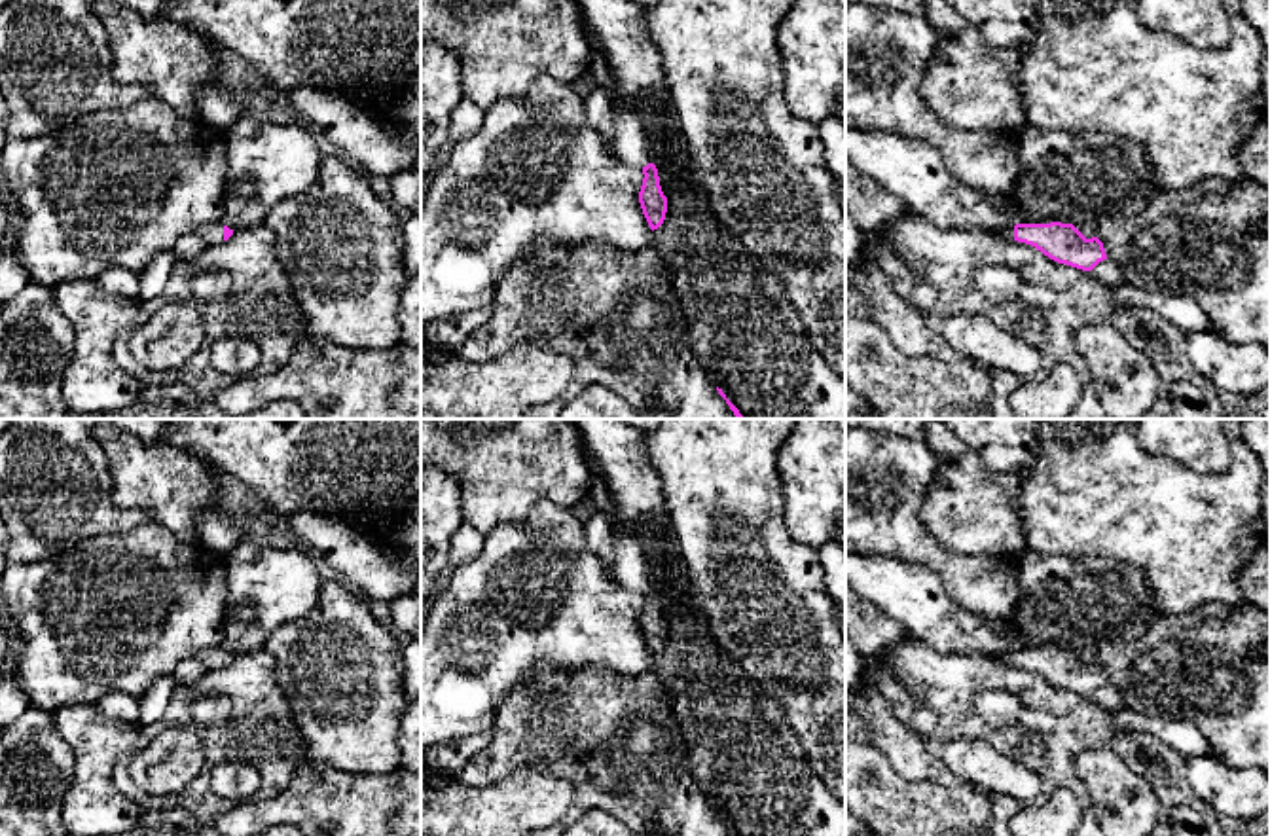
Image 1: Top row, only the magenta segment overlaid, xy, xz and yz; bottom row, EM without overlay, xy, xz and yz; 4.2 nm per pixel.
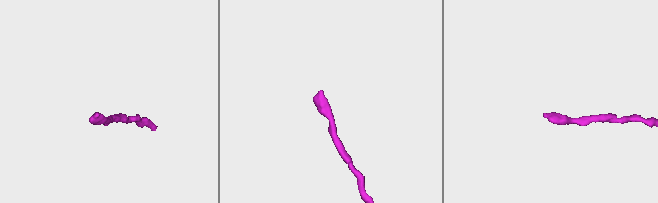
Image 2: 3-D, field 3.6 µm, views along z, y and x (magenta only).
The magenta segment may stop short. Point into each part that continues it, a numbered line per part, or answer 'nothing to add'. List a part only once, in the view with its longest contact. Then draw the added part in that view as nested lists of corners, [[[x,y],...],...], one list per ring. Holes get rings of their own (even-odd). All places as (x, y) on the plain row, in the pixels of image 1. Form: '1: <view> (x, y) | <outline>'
1: xy (215, 656) | [[[210,648],[209,652],[201,654],[199,660],[209,667],[222,667],[224,665],[224,648]]]

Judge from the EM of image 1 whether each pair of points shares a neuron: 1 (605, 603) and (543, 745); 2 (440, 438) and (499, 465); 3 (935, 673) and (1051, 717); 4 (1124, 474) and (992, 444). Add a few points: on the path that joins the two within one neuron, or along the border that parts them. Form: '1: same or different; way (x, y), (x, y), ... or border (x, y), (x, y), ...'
1: different; border (531, 668), (607, 666), (620, 673)
2: same; way (455, 442), (476, 442), (484, 450)
3: same; way (965, 673), (996, 673), (1026, 687)
4: different; border (1037, 438), (1037, 455), (1022, 474)

